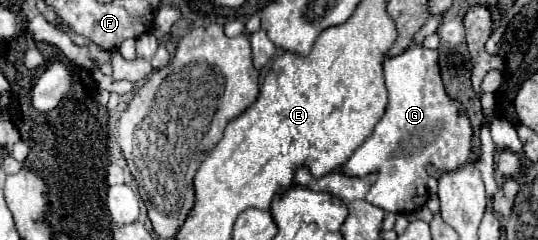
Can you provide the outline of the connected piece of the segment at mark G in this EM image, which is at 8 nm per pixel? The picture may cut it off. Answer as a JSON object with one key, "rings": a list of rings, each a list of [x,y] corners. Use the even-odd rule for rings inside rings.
{"rings":[[[415,45],[397,57],[387,57],[383,61],[383,73],[389,91],[387,111],[373,135],[355,149],[341,171],[355,177],[377,171],[379,177],[367,193],[367,201],[391,213],[409,213],[423,207],[427,201],[429,163],[445,171],[459,169],[467,163],[473,127],[465,105],[451,99],[445,91],[437,49]]]}

